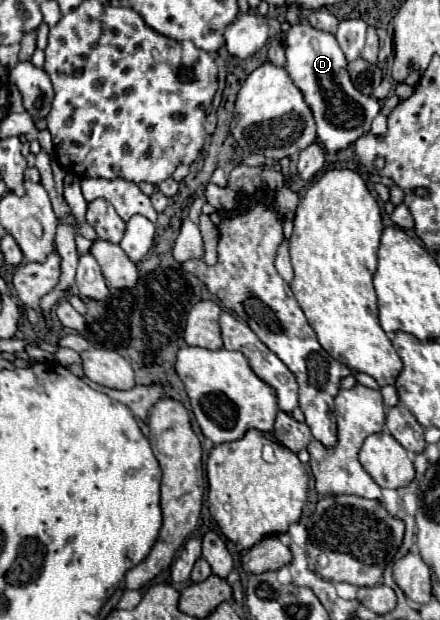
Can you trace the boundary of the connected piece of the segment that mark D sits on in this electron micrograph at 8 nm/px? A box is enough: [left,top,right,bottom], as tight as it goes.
[284,21,380,151]

